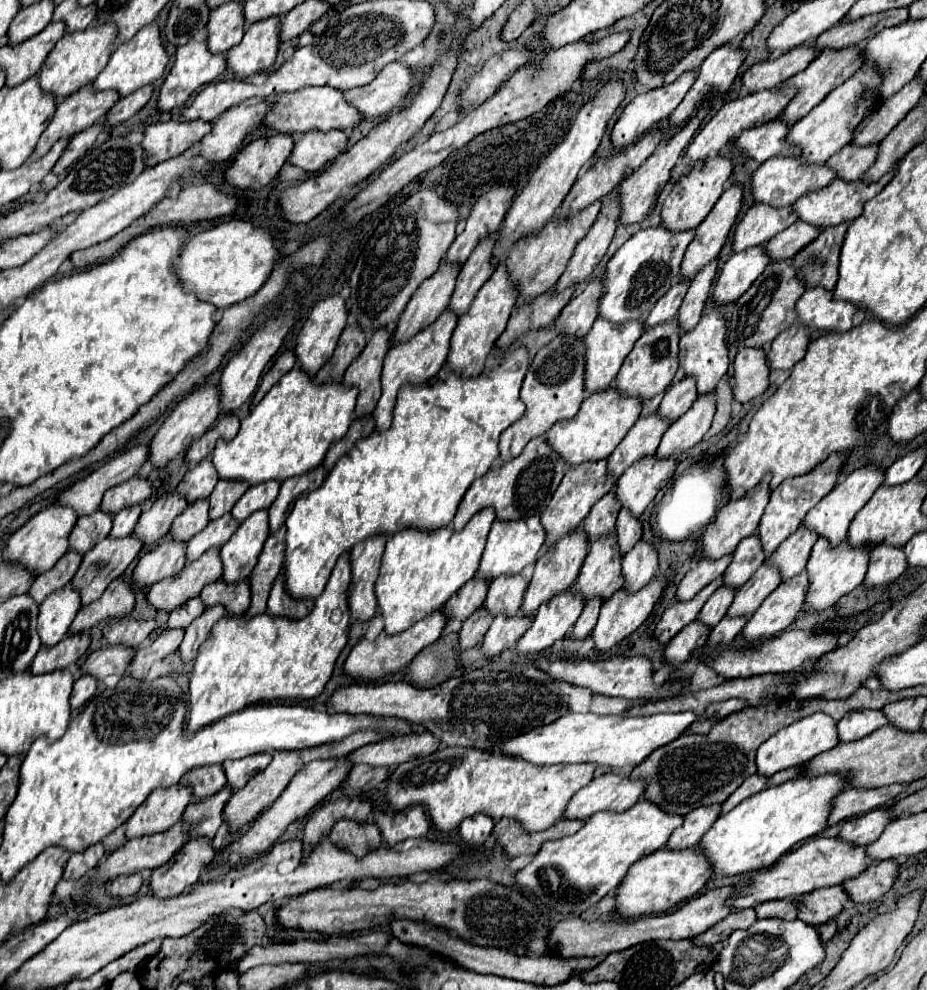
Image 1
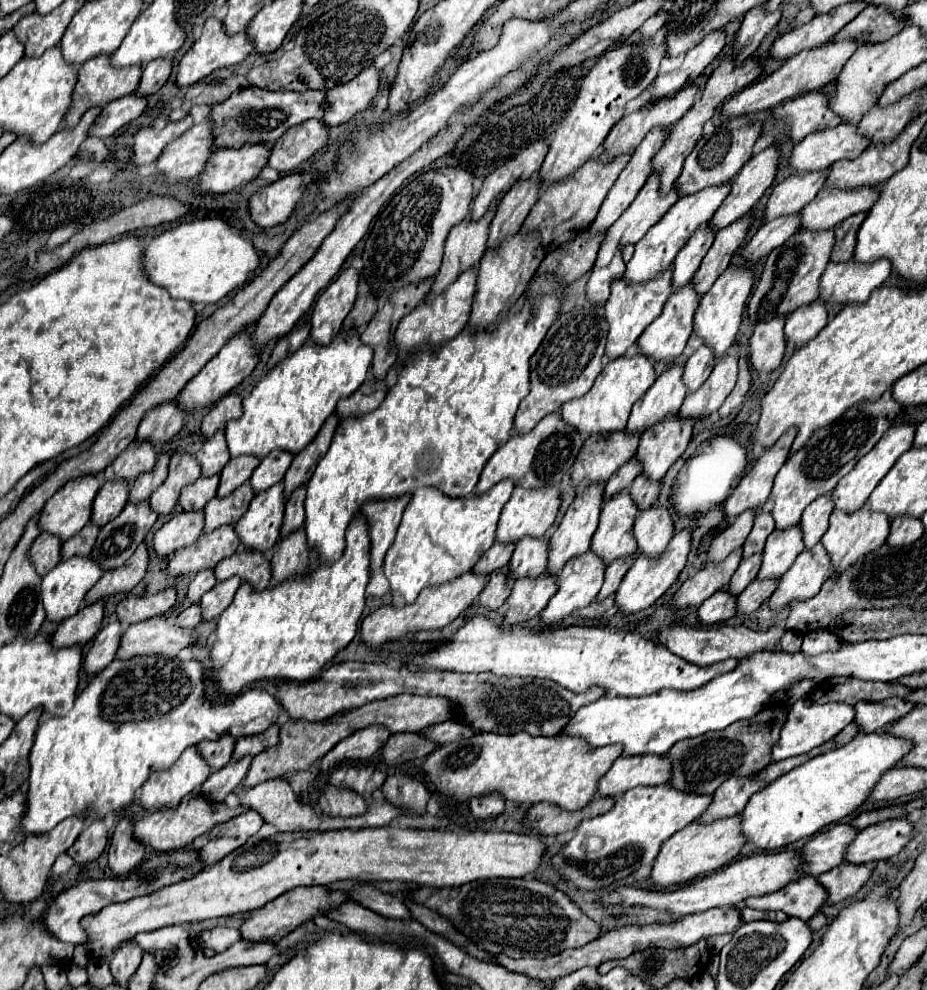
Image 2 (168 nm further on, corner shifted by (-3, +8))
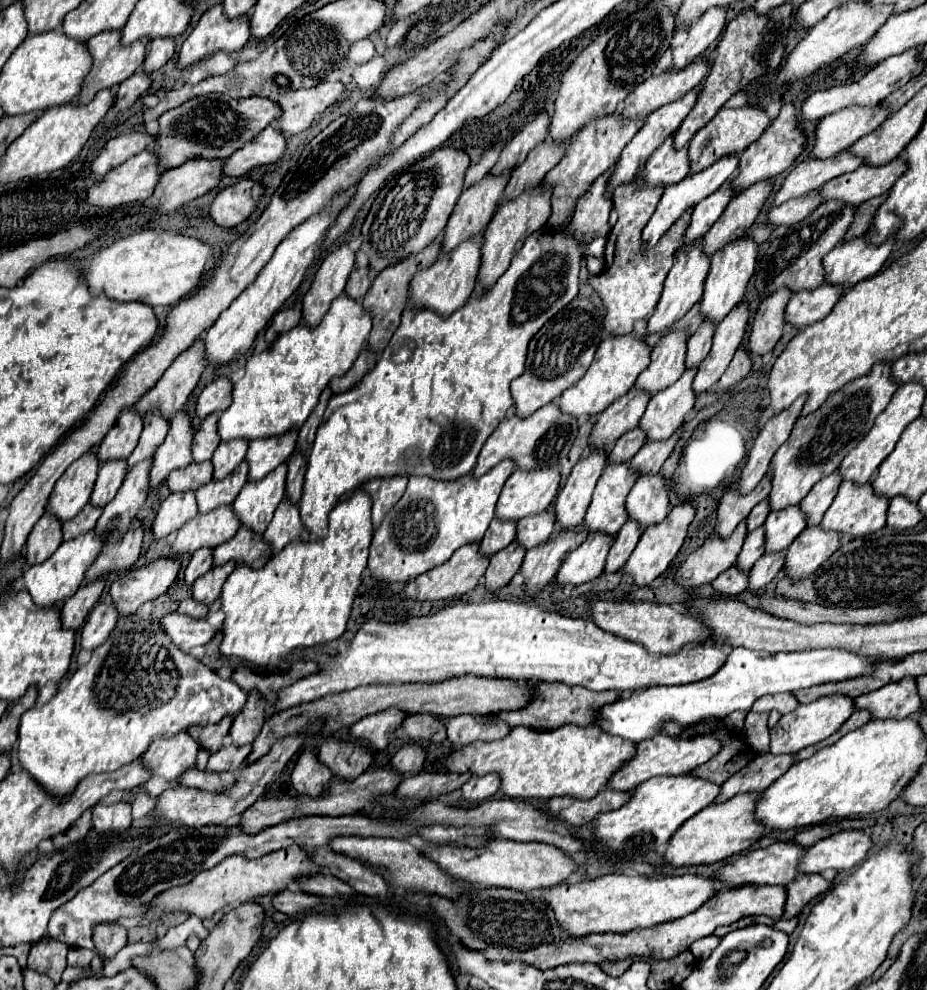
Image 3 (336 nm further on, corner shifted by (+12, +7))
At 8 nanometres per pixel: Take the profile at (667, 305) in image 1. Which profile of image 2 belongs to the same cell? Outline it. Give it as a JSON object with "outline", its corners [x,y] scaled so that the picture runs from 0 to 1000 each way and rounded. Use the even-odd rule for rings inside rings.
{"outline":[[[763,228],[754,230],[750,234],[750,238],[745,238],[745,242],[739,246],[739,251],[728,261],[728,267],[726,267],[726,283],[724,283],[726,293],[732,293],[732,291],[741,289],[745,285],[745,281],[752,275],[758,259],[763,257],[763,253],[769,246],[769,240],[771,240],[771,234],[765,232]]]}

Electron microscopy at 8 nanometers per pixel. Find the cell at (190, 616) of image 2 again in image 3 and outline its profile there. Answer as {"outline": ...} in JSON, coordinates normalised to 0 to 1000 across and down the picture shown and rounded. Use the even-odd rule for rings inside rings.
{"outline":[[[205,603],[205,605],[198,605],[198,607],[194,609],[192,619],[205,621],[205,623],[222,623],[222,621],[224,621],[224,611],[214,609],[214,607],[209,607],[209,605]]]}

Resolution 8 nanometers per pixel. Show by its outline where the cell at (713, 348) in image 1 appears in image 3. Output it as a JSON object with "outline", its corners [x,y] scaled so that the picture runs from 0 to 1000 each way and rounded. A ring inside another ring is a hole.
{"outline":[[[796,239],[770,256],[768,270],[759,286],[759,298],[755,302],[755,312],[759,322],[777,326],[787,316],[787,312],[800,304],[805,288],[816,274],[816,260],[818,260],[818,245],[809,239]]]}

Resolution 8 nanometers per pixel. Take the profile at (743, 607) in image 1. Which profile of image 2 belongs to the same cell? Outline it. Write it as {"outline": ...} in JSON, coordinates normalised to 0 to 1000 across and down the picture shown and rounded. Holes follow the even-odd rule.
{"outline":[[[862,531],[849,535],[834,535],[823,556],[823,570],[817,580],[817,586],[843,584],[864,558],[866,545],[862,545]]]}

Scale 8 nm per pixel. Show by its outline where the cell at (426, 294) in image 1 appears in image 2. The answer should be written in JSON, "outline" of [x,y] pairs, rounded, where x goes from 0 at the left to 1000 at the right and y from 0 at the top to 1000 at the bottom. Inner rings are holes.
{"outline":[[[532,206],[528,216],[523,216],[523,220],[519,220],[517,224],[499,222],[484,234],[480,242],[480,257],[478,257],[476,271],[461,297],[463,303],[474,299],[482,291],[482,287],[489,287],[499,273],[517,267],[523,255],[528,224],[530,224],[530,218],[534,216],[534,210],[536,206]]]}

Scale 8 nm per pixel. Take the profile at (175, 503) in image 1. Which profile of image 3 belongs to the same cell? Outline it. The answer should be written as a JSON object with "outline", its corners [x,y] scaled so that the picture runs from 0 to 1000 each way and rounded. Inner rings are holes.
{"outline":[[[192,415],[186,423],[183,423],[183,433],[181,433],[181,439],[179,443],[175,445],[175,449],[168,454],[166,458],[166,472],[164,472],[164,478],[162,478],[162,492],[170,492],[186,474],[194,474],[198,470],[203,470],[207,466],[207,441],[209,441],[209,433],[207,433],[207,427],[205,427],[205,421],[201,415]]]}

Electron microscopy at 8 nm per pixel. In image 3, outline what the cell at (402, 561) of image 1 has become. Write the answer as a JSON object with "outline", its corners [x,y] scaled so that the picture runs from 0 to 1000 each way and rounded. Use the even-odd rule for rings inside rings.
{"outline":[[[544,464],[520,482],[509,482],[509,478],[490,486],[442,482],[436,500],[403,536],[397,575],[412,587],[442,587],[449,581],[481,569],[494,553],[520,546],[533,524],[542,490],[552,480],[554,472],[552,464]]]}

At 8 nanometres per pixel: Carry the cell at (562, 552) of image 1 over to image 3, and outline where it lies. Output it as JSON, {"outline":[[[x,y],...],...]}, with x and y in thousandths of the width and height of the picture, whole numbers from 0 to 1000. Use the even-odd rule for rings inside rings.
{"outline":[[[639,454],[619,470],[611,490],[600,504],[600,528],[606,534],[621,534],[630,526],[639,496],[656,468],[656,456]]]}

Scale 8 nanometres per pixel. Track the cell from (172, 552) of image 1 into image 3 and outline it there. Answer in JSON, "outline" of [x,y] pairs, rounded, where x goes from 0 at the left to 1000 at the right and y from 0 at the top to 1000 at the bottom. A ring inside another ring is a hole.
{"outline":[[[209,496],[198,498],[183,498],[183,502],[173,510],[168,524],[166,524],[166,544],[177,544],[186,536],[194,534],[201,526],[205,526],[214,518]]]}

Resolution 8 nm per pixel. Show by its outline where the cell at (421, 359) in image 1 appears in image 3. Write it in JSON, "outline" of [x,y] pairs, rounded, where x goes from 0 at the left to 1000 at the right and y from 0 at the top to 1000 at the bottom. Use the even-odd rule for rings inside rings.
{"outline":[[[511,237],[505,243],[498,243],[492,252],[477,256],[464,270],[453,272],[442,288],[442,302],[449,306],[449,310],[468,312],[475,318],[483,318],[496,312],[496,308],[503,306],[511,294],[513,278],[518,272],[520,247],[522,247],[522,237]]]}

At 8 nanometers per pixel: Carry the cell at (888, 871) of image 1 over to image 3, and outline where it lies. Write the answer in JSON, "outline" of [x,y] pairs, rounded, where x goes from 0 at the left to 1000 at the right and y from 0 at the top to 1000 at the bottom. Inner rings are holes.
{"outline":[[[863,884],[859,890],[848,894],[848,916],[846,916],[846,928],[859,926],[869,912],[874,912],[878,906],[891,902],[895,898],[895,890],[891,890],[885,884]]]}

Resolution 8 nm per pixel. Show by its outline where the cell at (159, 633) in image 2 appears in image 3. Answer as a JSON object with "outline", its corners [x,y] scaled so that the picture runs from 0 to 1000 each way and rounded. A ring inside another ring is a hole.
{"outline":[[[194,619],[177,623],[175,631],[181,643],[186,643],[186,647],[198,658],[205,658],[211,652],[222,652],[233,639],[233,635],[229,635],[229,631],[222,625],[209,625]]]}

